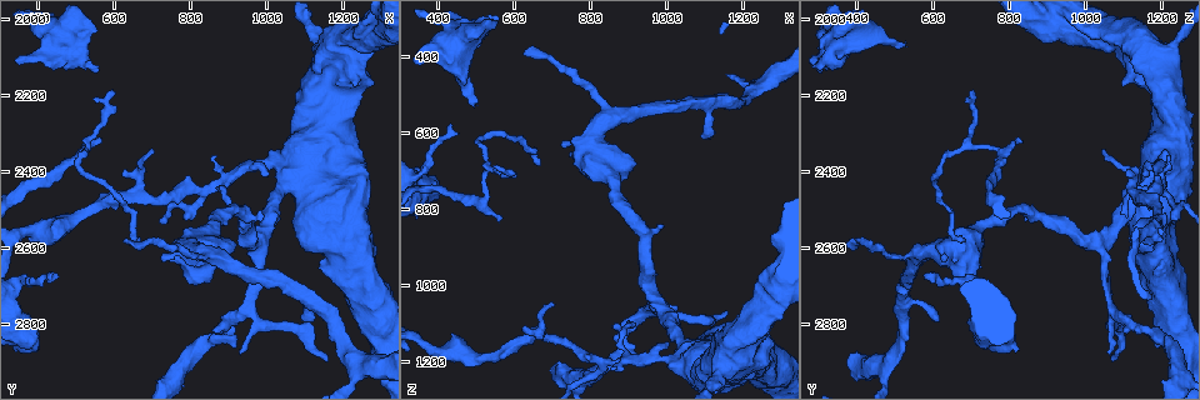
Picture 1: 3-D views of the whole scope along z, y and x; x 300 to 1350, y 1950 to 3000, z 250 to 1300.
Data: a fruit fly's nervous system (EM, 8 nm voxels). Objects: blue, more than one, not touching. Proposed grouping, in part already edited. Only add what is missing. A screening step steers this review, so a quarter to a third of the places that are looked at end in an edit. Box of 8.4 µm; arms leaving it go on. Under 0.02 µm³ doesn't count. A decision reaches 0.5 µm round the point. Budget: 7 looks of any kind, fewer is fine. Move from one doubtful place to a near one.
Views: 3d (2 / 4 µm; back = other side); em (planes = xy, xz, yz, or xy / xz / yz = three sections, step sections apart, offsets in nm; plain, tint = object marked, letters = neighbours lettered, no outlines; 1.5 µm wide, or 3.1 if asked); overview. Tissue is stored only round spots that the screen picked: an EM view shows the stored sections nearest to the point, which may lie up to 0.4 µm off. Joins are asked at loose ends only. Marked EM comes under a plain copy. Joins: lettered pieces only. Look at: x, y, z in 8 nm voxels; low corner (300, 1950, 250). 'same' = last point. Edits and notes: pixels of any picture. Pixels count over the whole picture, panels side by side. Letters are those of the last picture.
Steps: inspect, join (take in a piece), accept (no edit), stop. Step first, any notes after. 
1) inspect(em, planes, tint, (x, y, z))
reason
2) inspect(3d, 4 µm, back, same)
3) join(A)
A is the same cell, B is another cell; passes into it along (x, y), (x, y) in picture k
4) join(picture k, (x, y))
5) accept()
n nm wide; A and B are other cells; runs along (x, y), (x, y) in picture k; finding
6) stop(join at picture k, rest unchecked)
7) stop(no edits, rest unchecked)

inspect(3d, 2 µm, (495, 2075, 530))
free end

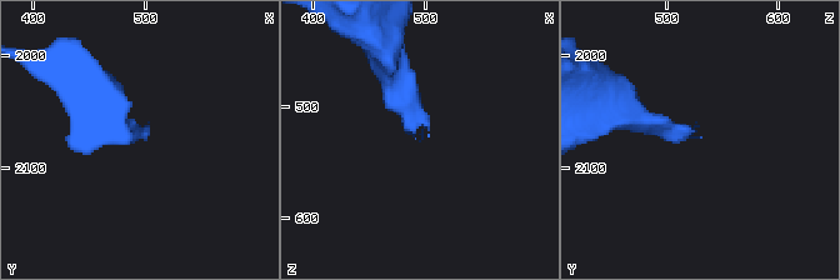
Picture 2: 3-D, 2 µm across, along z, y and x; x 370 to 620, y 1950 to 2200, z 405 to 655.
inspect(em, planes, letters, (494, 2072, 524))

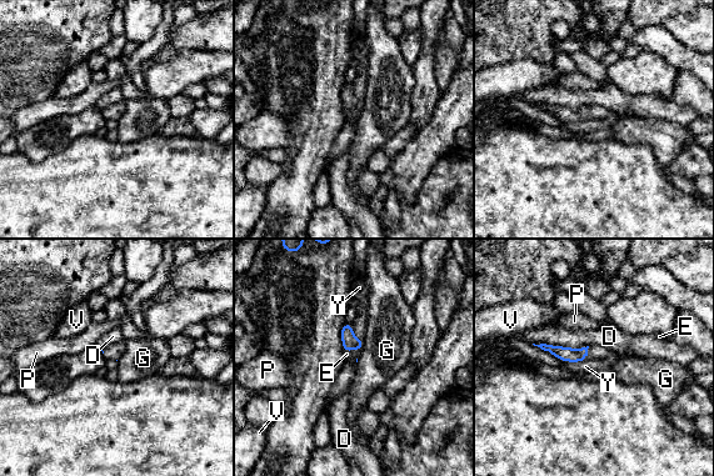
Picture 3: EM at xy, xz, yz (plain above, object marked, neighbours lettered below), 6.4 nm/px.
join(E)
E is the same cell, D, G, P, V and Y are other cells; passes into it along (564, 354), (587, 352), (595, 351) in picture 3; the neuron continues

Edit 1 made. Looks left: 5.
inspect(overview)

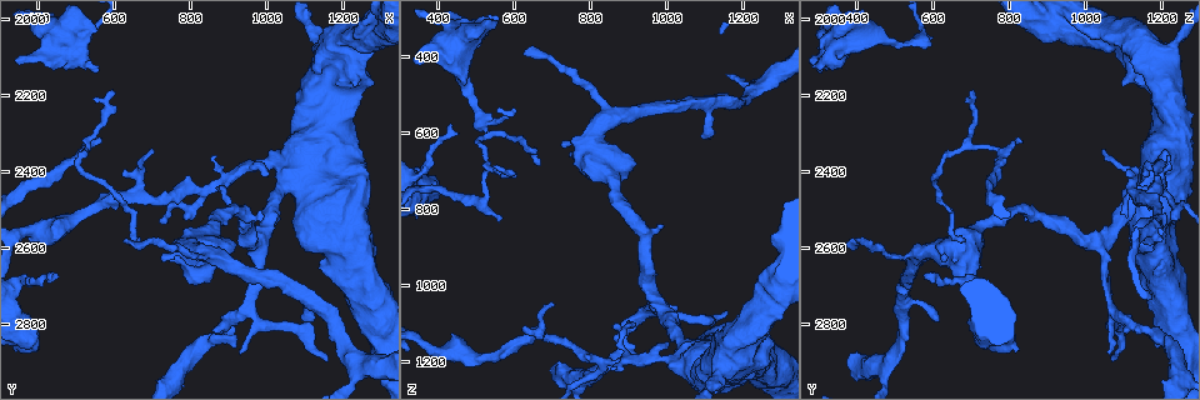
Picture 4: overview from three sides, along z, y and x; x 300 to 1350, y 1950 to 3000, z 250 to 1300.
inspect(3d, 2 µm, (620, 2580, 390))
thin end

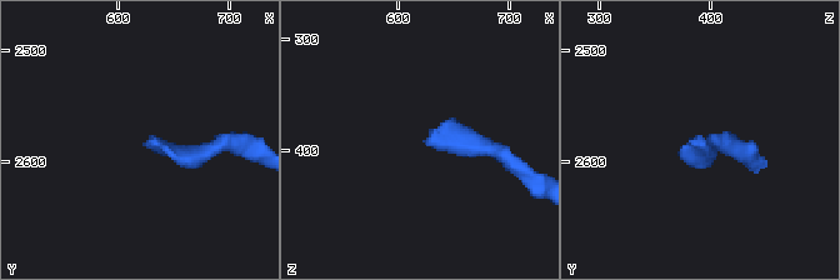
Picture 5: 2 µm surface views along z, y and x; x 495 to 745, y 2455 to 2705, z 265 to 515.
inspect(em, xz, step 4, tint, (626, 2582, 398))
now the EM

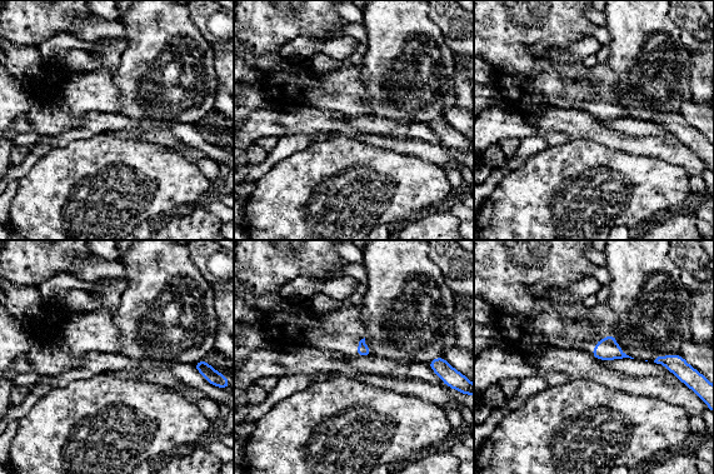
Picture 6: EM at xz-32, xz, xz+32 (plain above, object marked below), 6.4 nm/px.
inspect(em, planes, letters, same)
cut it another way

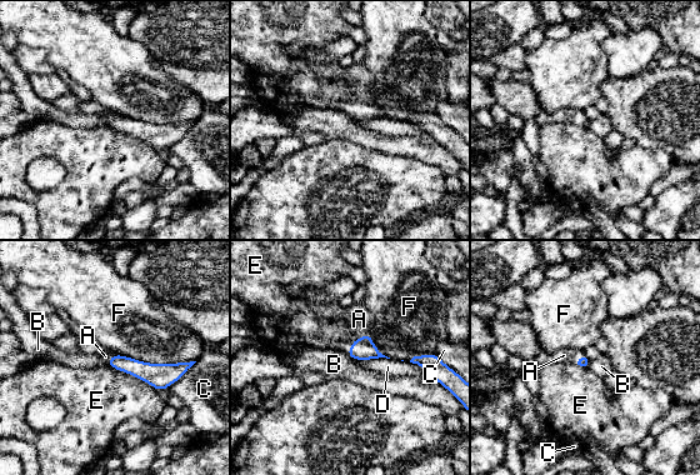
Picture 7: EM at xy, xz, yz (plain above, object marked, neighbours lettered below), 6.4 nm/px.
join(A)
A is the same cell, B, C, D, E and F are other cells; passes into it along (363, 349), (355, 339), (359, 319) in picture 7; the neuron continues

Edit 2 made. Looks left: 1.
inspect(em, planes, letters, (560, 2320, 835))
an open end

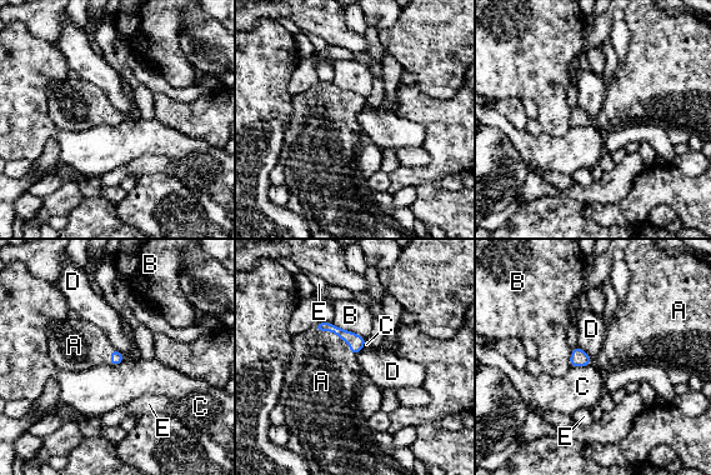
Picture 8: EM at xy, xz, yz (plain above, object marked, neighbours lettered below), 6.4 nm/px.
join(A)
A is the same cell, B, C, D and E are other cells; it goes on there

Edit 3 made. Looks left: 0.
stop(join at picture 3, join at picture 7, join at picture 8, rest unchecked)

